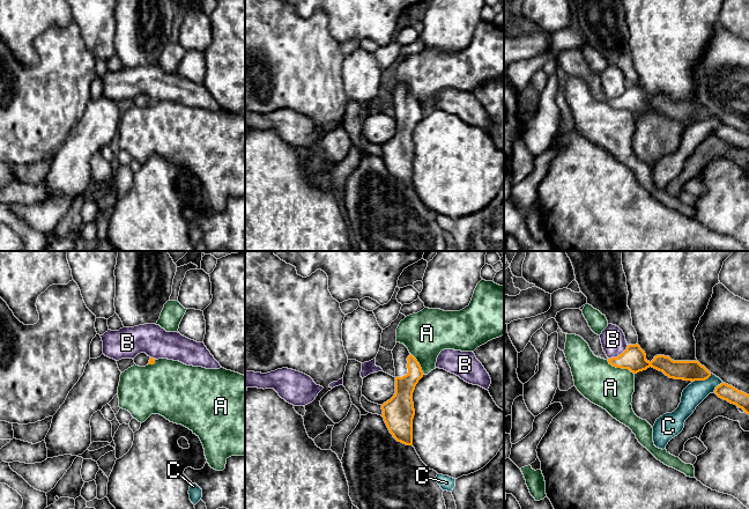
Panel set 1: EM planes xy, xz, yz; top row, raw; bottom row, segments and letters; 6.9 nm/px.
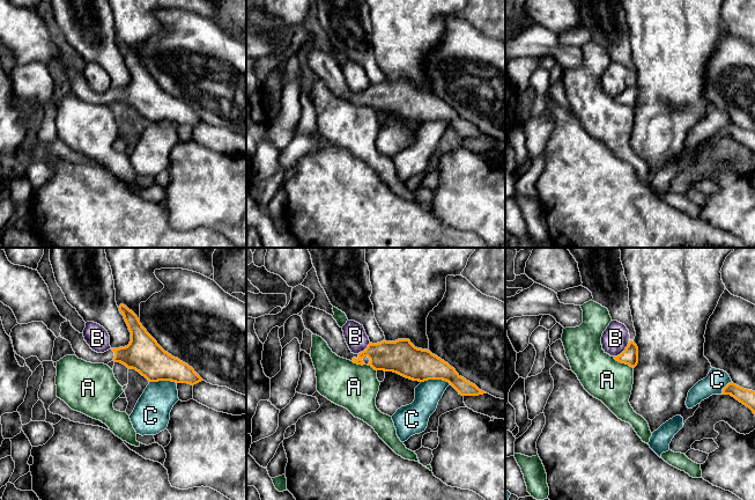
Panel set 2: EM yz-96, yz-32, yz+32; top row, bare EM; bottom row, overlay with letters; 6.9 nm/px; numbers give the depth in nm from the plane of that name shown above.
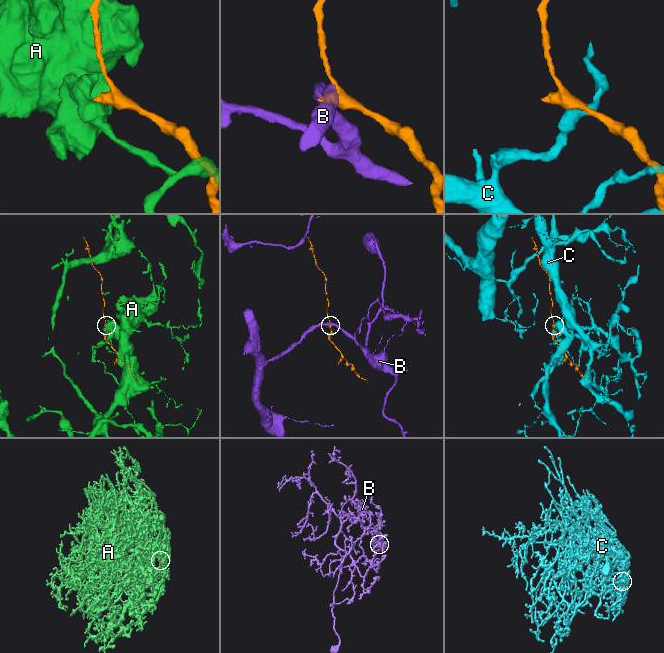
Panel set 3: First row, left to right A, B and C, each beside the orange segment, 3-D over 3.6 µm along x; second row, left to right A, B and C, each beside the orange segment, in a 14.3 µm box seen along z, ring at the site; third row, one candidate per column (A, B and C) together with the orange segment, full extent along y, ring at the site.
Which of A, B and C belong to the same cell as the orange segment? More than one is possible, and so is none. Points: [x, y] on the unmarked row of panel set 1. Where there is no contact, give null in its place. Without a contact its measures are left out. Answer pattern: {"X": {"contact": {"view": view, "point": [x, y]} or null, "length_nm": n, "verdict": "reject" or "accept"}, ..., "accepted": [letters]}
{"A": {"contact": {"view": "yz", "point": [621, 108]}, "length_nm": 220, "verdict": "reject"}, "B": {"contact": {"view": "yz", "point": [618, 96]}, "length_nm": 170, "verdict": "reject"}, "C": {"contact": {"view": "yz", "point": [702, 120]}, "length_nm": 150, "verdict": "reject"}, "accepted": []}

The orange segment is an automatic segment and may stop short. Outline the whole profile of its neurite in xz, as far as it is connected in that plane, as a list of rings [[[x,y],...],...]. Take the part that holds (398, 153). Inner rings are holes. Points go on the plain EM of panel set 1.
[[[396,83],[392,95],[395,109],[395,134],[381,146],[381,157],[398,183],[413,186],[415,150],[411,138],[424,115],[417,101],[403,84]]]

